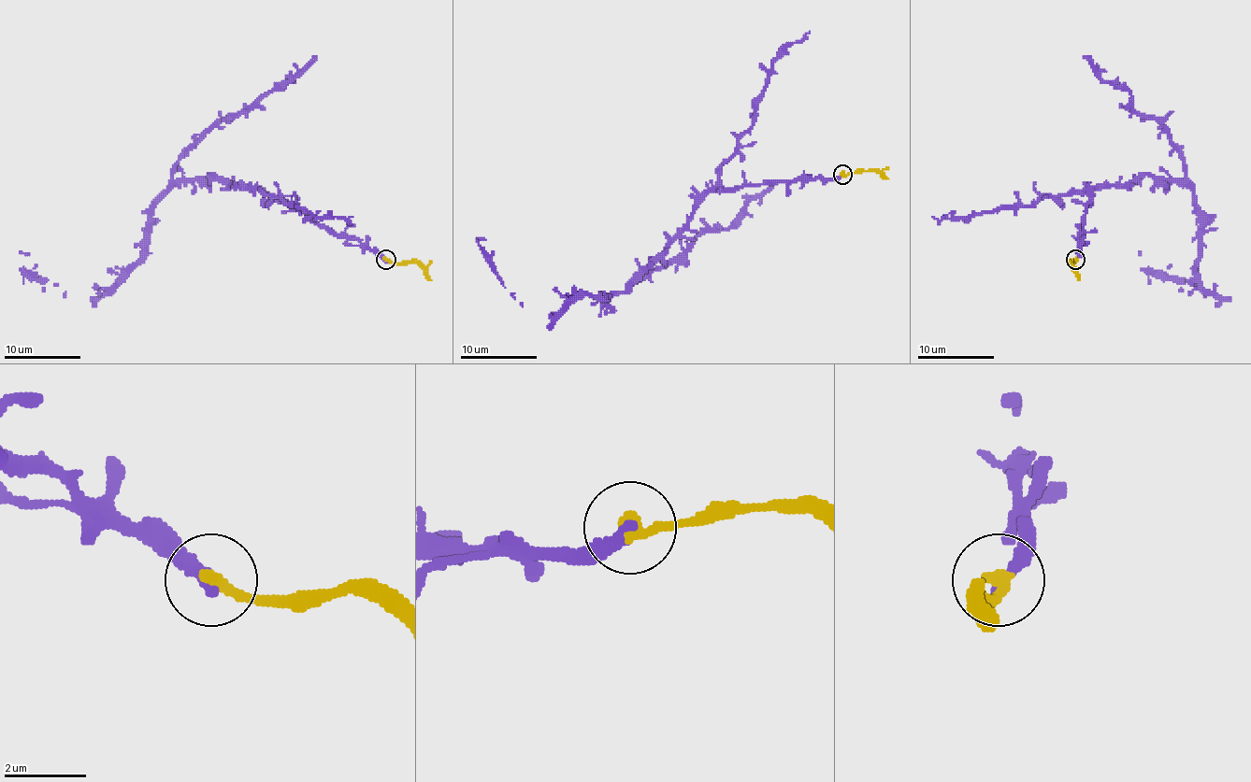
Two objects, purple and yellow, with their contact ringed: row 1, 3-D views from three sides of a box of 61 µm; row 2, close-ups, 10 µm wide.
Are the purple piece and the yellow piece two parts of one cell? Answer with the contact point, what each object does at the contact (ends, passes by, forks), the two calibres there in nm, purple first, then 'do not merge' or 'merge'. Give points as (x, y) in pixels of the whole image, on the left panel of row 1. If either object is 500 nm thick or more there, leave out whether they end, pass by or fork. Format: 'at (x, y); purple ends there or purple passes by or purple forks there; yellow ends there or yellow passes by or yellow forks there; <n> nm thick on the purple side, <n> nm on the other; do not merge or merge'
at (386, 259); purple ends there; yellow ends there; 320 nm thick on the purple side, 360 nm on the other; merge

